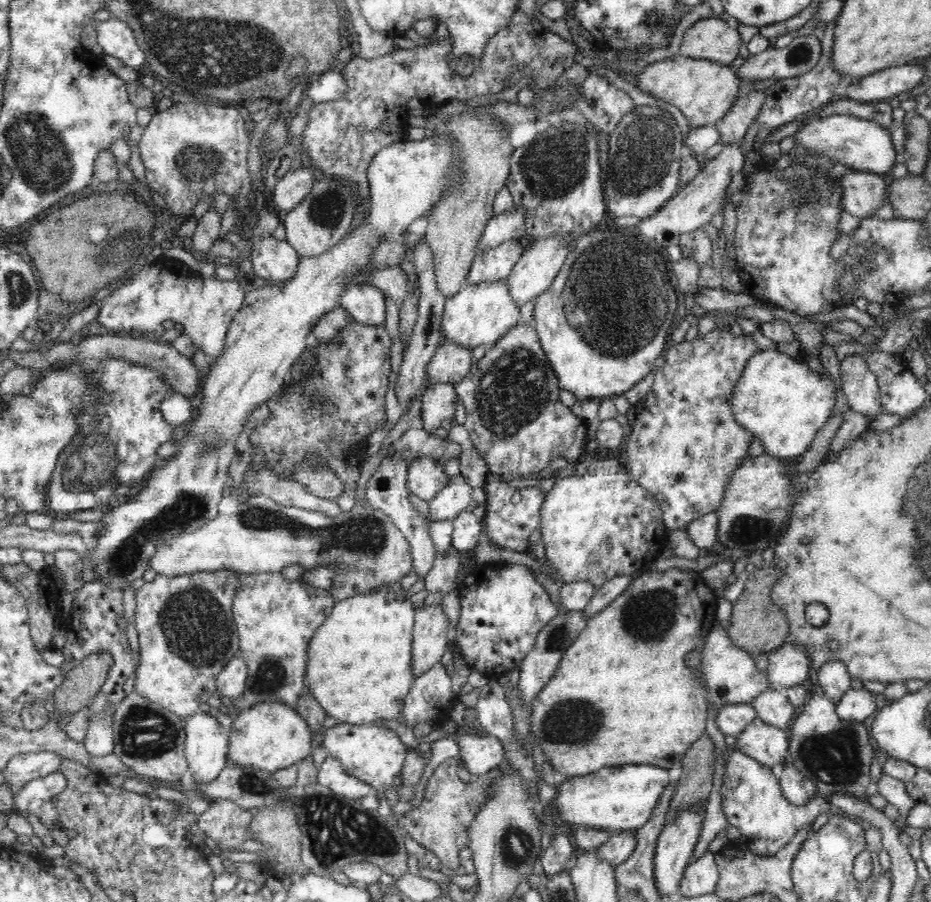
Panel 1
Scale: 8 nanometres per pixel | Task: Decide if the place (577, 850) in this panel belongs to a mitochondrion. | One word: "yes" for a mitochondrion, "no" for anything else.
no

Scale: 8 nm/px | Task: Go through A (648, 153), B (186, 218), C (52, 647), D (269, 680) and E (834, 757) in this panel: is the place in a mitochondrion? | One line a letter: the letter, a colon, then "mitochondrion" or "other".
A: mitochondrion
B: other
C: other
D: mitochondrion
E: mitochondrion

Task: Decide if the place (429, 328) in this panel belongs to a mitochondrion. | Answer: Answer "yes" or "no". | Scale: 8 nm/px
no

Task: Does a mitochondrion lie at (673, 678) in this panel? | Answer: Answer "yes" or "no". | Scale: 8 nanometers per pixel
no

